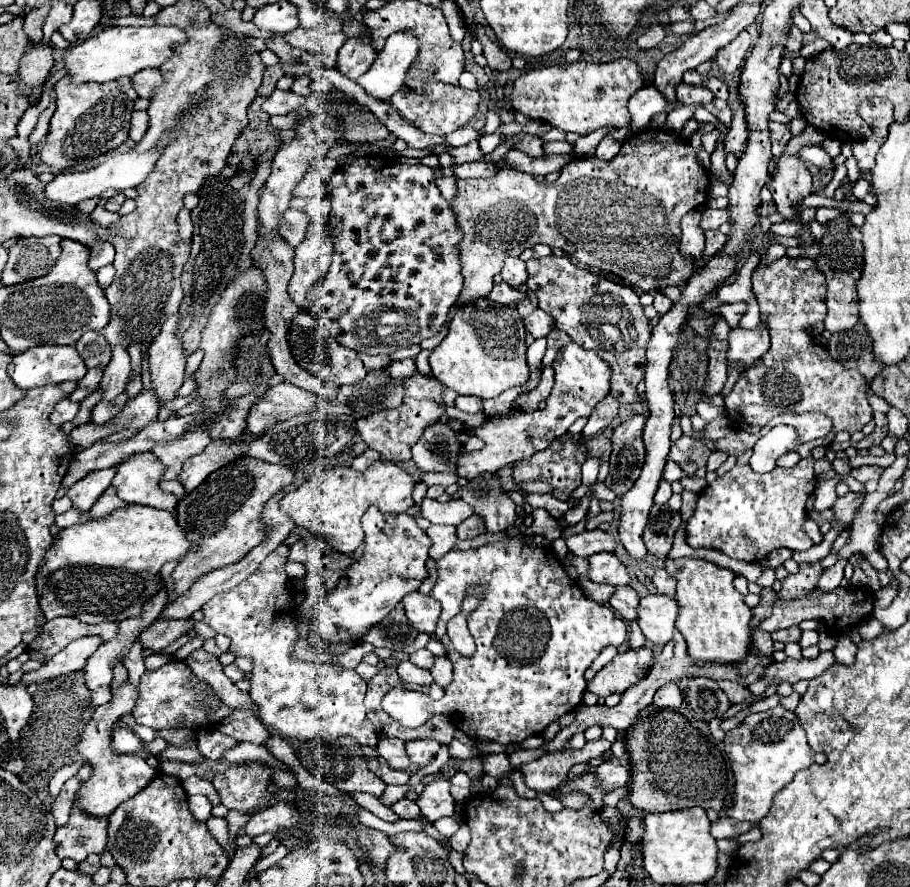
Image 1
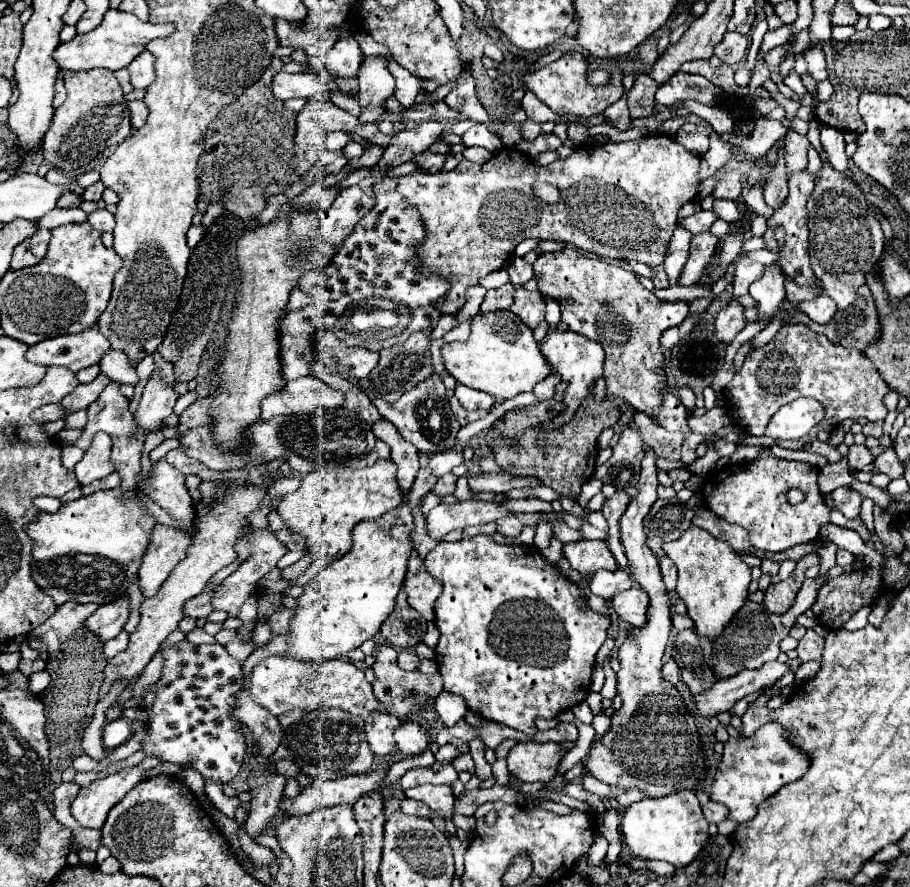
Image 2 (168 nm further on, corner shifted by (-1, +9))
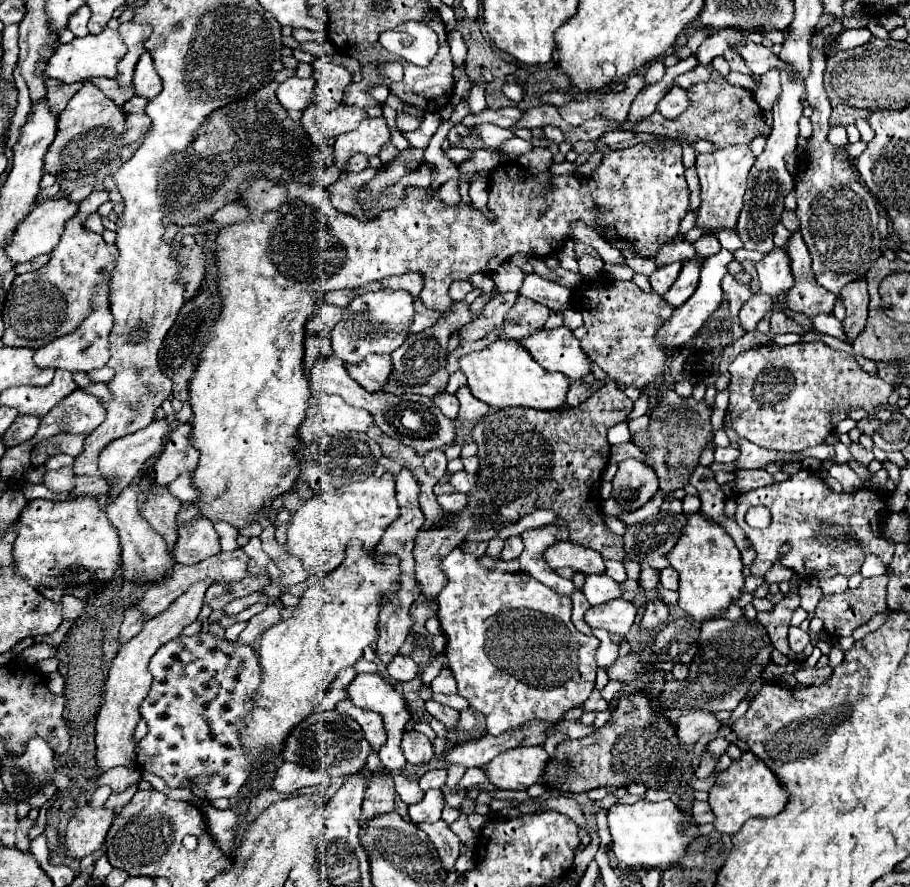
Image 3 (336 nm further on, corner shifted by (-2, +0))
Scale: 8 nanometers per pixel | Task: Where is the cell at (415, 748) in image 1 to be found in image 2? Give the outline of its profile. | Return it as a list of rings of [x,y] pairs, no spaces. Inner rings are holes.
[[[406,721],[394,731],[398,751],[404,755],[420,755],[430,747],[428,729],[416,721]]]

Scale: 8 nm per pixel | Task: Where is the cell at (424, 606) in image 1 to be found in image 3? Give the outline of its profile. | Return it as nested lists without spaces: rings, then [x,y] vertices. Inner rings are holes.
[[[607,380],[605,386],[601,386],[593,396],[589,396],[583,404],[575,408],[561,408],[561,410],[527,410],[527,408],[491,408],[495,414],[487,414],[487,418],[479,420],[473,428],[473,440],[479,448],[477,456],[481,460],[481,470],[479,470],[479,488],[469,494],[469,506],[457,514],[453,514],[451,522],[445,524],[439,530],[427,530],[419,532],[413,548],[415,556],[415,578],[419,582],[419,592],[427,596],[429,600],[435,600],[443,586],[447,584],[445,574],[439,570],[439,560],[449,554],[455,546],[459,546],[465,540],[465,534],[469,530],[475,530],[479,526],[487,526],[493,522],[517,522],[521,516],[533,512],[535,504],[541,508],[553,510],[559,518],[563,518],[569,526],[571,540],[575,544],[583,544],[587,548],[597,550],[605,560],[623,560],[625,550],[623,550],[623,540],[621,536],[611,534],[601,520],[599,514],[599,488],[601,488],[601,474],[607,466],[607,454],[609,454],[609,444],[607,444],[607,430],[627,418],[631,412],[633,400],[625,396],[621,386],[615,386],[613,382]]]

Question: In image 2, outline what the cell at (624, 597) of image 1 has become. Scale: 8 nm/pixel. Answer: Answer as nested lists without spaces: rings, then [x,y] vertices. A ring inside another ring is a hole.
[[[600,569],[598,573],[592,575],[592,581],[590,581],[590,591],[604,599],[610,599],[614,593],[630,589],[630,587],[632,587],[630,577],[622,569],[616,569],[616,571]]]

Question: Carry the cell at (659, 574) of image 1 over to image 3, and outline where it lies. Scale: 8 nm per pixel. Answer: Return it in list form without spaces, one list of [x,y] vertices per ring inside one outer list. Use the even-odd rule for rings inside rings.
[[[667,566],[667,568],[663,568],[661,572],[659,572],[659,578],[661,578],[661,584],[667,588],[667,590],[677,590],[677,582],[679,582],[679,576],[677,576],[677,572],[671,568],[671,566]]]

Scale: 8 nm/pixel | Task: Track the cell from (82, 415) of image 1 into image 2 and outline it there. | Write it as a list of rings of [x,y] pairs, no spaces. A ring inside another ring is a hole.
[[[84,409],[72,413],[72,415],[68,415],[68,417],[64,419],[66,429],[84,429],[84,427],[86,427],[86,421],[88,421],[88,417],[86,417],[86,411],[84,411]]]

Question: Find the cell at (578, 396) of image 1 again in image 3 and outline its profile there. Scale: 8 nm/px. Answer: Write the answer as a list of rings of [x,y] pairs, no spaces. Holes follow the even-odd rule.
[[[565,326],[537,330],[521,344],[545,370],[563,372],[571,382],[583,382],[583,378],[591,374],[593,360],[583,352],[579,340]]]

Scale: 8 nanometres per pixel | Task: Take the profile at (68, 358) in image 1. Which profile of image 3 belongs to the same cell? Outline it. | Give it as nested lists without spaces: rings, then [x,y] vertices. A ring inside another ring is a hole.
[[[99,286],[97,296],[93,298],[91,316],[87,316],[75,332],[71,332],[63,338],[57,338],[35,352],[33,360],[39,368],[55,368],[55,370],[87,372],[89,374],[91,370],[103,368],[107,364],[107,360],[109,360],[109,332],[113,326],[113,316],[109,312],[109,296],[107,294],[109,294],[109,286]]]

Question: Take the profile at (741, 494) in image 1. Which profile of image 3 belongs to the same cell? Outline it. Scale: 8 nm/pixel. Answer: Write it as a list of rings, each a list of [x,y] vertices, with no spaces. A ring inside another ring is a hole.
[[[797,472],[795,476],[783,480],[783,482],[775,482],[771,486],[765,486],[765,488],[755,488],[751,492],[743,492],[737,496],[737,514],[735,514],[735,522],[739,524],[739,528],[747,534],[753,550],[755,550],[755,560],[751,562],[749,570],[751,574],[755,576],[763,576],[777,560],[795,570],[801,578],[807,578],[823,568],[829,568],[829,566],[837,566],[839,568],[839,574],[843,576],[851,576],[855,572],[859,572],[861,564],[863,564],[863,558],[865,558],[865,550],[869,548],[869,552],[877,554],[885,564],[891,562],[891,556],[893,556],[893,544],[889,544],[887,540],[883,540],[881,536],[881,524],[879,520],[883,518],[885,514],[885,500],[887,496],[879,490],[867,490],[867,488],[861,488],[857,490],[855,494],[837,494],[833,490],[827,488],[827,484],[823,482],[823,478],[811,474],[811,472]],[[753,506],[765,506],[771,510],[771,524],[763,530],[753,530],[747,526],[745,522],[745,512]],[[789,544],[789,552],[787,554],[781,554],[781,548]]]

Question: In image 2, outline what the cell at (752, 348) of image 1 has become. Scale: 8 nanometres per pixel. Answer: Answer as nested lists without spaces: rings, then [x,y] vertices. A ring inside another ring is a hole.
[[[772,263],[772,265],[766,265],[762,277],[756,279],[750,285],[750,295],[758,303],[760,321],[764,321],[766,317],[770,317],[782,305],[782,301],[786,299],[784,279],[786,279],[786,275],[780,269],[780,265]]]

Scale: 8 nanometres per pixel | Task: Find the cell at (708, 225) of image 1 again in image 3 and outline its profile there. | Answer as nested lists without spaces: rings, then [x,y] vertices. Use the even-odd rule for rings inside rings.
[[[677,240],[673,244],[667,244],[663,250],[659,250],[659,258],[655,260],[657,266],[661,264],[669,264],[675,260],[687,260],[695,256],[695,246],[687,240]]]

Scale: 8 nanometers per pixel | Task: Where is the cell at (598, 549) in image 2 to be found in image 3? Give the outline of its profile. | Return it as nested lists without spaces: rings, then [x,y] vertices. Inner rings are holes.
[[[557,542],[543,554],[547,564],[557,570],[557,568],[571,568],[573,572],[581,572],[585,576],[589,574],[603,574],[605,564],[599,552],[573,544],[573,542]]]

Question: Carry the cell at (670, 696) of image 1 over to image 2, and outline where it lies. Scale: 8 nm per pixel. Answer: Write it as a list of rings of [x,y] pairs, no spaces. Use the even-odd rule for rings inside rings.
[[[674,659],[666,661],[662,671],[664,671],[664,679],[666,679],[666,681],[670,681],[672,685],[676,685],[676,683],[678,683],[678,679],[680,679],[680,667],[678,667],[678,663],[676,663]]]

